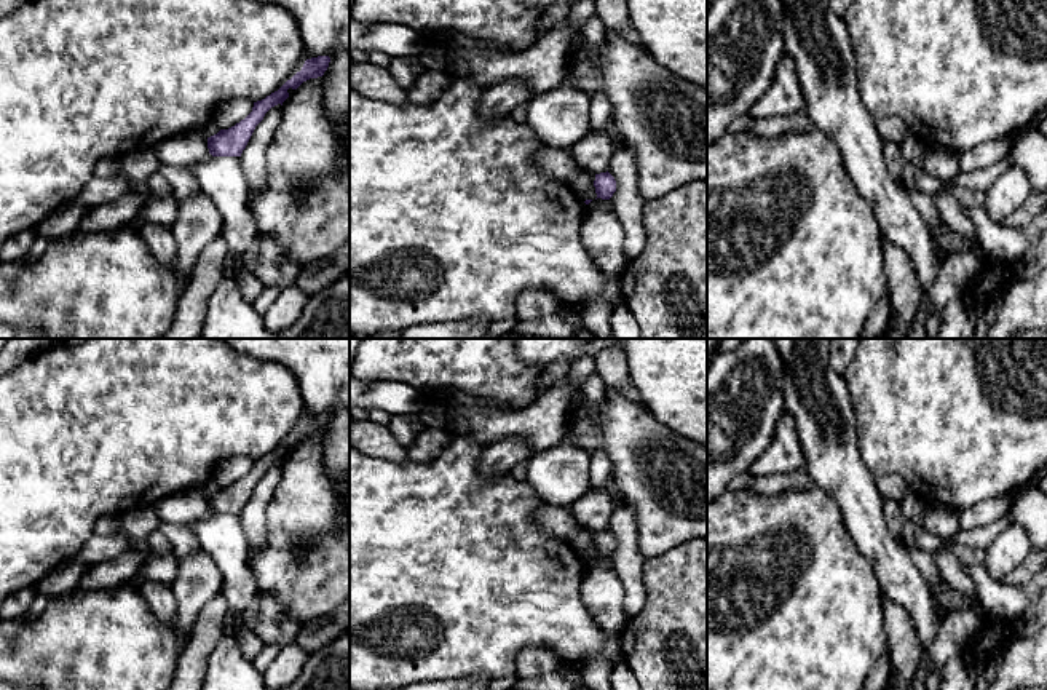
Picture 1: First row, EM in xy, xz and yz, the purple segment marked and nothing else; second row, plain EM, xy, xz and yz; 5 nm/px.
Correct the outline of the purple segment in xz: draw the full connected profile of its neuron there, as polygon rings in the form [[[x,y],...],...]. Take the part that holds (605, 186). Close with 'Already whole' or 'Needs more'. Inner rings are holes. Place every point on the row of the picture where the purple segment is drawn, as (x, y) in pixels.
[[[608,171],[600,172],[595,174],[594,187],[595,187],[597,198],[610,200],[616,192],[616,180]]]. Already whole

